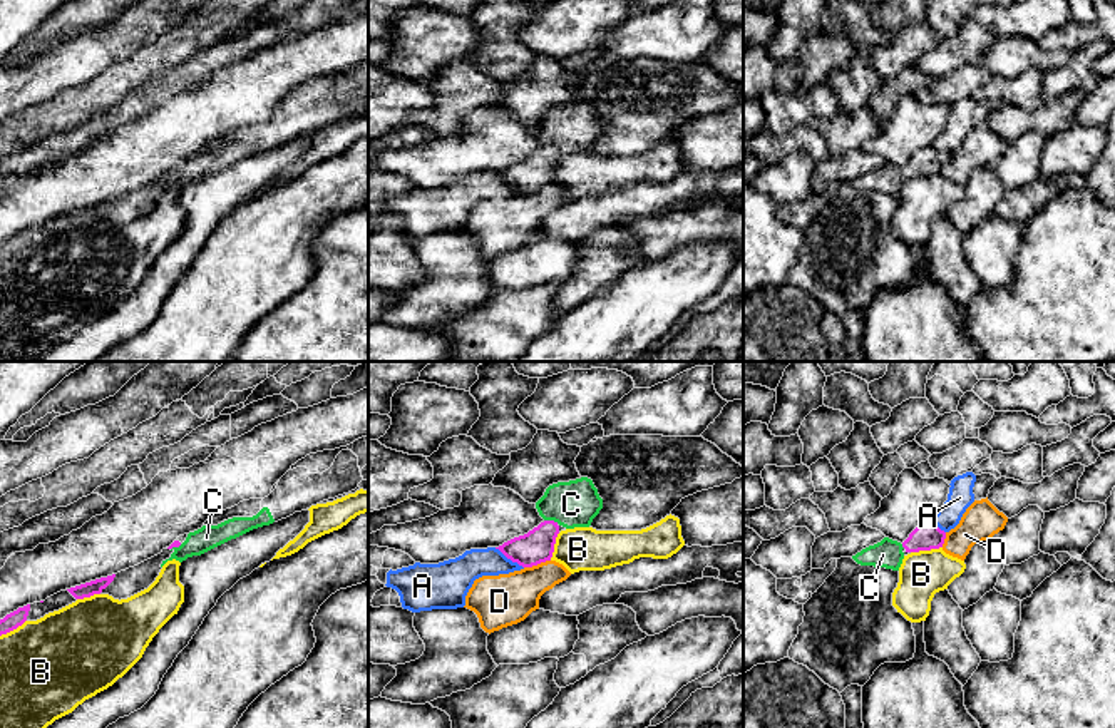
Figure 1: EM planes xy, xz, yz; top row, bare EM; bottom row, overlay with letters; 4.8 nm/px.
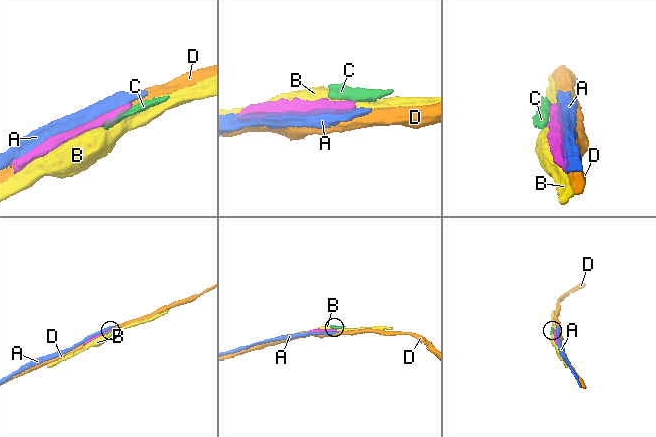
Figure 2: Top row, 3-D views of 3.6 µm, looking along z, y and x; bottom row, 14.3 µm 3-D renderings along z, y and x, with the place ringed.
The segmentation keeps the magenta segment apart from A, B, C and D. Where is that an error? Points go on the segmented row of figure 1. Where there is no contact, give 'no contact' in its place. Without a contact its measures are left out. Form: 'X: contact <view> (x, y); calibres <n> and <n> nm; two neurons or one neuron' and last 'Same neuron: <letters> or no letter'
A: contact xz (509, 558); calibres 160 and 150 nm; two neurons
B: contact yz (926, 549); calibres 130 and 220 nm; two neurons
C: contact xz (551, 521); calibres 160 and 220 nm; one neuron
D: contact xz (536, 564); calibres 160 and 260 nm; two neurons
Same neuron: C

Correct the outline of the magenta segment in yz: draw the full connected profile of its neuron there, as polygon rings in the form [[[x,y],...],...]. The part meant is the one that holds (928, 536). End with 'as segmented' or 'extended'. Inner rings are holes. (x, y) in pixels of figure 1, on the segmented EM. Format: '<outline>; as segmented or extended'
[[[931,520],[917,525],[902,544],[884,537],[881,542],[852,556],[852,559],[861,566],[899,571],[906,552],[939,549],[944,539],[946,532]]]; extended

